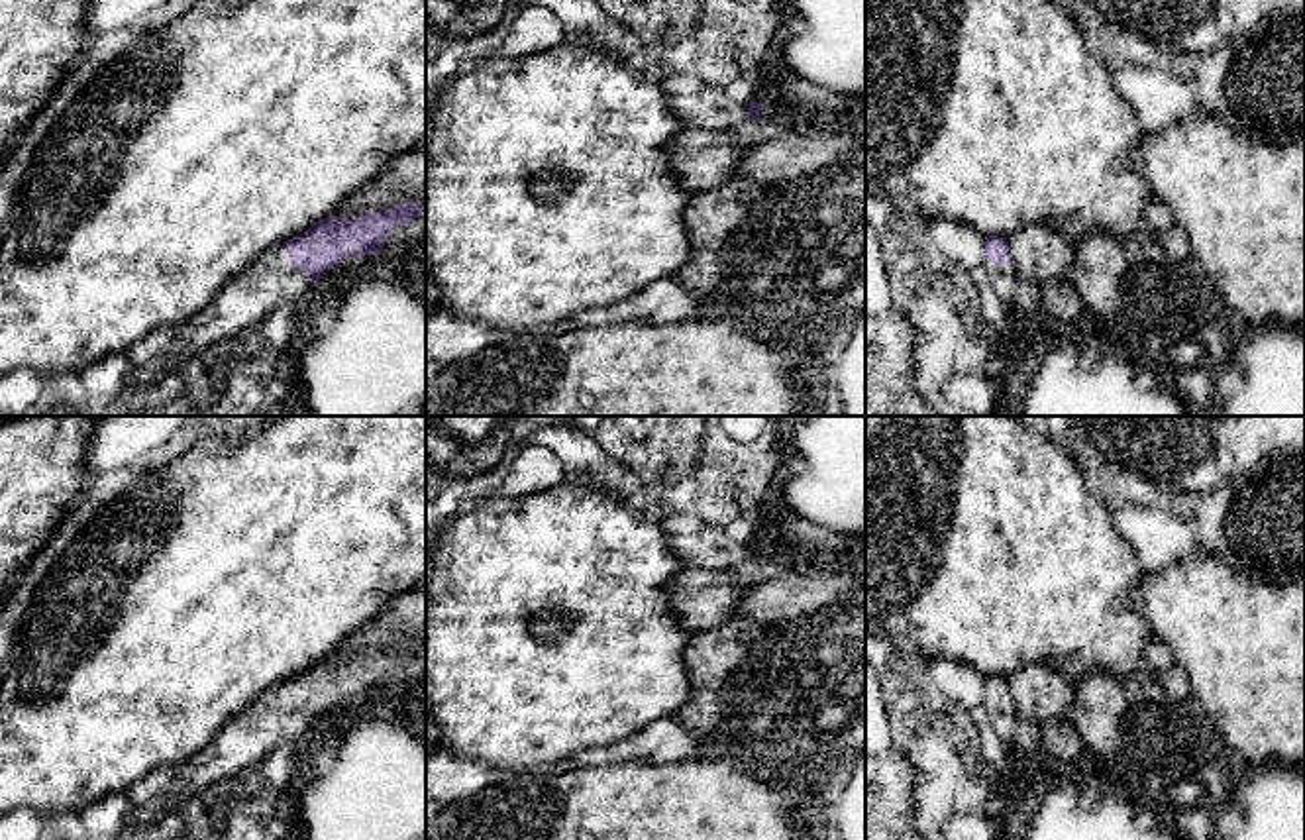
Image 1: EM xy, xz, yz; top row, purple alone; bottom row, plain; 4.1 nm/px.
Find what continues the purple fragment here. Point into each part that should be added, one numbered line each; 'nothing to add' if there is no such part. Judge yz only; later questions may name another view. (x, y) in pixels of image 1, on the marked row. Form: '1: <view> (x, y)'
1: yz (1001, 277)

